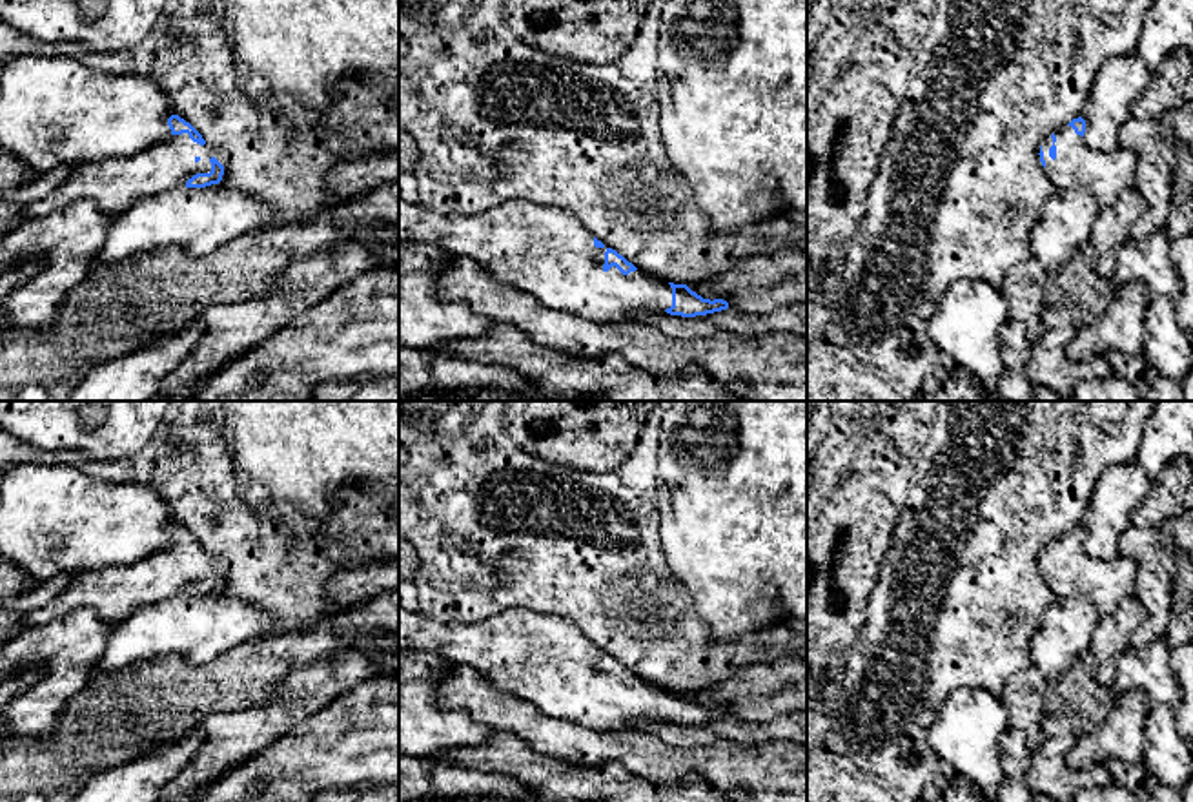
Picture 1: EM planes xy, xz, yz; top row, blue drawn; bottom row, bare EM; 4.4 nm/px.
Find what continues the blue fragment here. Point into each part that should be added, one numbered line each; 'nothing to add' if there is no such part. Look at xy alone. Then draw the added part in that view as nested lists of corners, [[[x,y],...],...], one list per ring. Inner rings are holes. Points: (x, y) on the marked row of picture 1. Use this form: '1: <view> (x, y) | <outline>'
1: xy (113, 185) | [[[182,133],[171,135],[168,140],[153,144],[135,155],[111,157],[98,162],[84,162],[73,166],[69,177],[47,197],[33,202],[27,208],[27,217],[46,217],[55,210],[66,208],[84,199],[95,202],[104,213],[113,217],[129,210],[138,200],[186,188],[186,182],[193,175],[211,171],[211,157],[213,153],[208,144],[200,146],[193,142],[188,133]]]

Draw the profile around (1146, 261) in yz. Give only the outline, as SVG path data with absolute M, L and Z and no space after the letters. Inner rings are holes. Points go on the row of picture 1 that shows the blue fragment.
M1166 228L1158 230L1151 239L1127 239L1118 250L1117 270L1109 279L1115 290L1138 281L1146 286L1149 301L1158 297L1177 301L1182 283L1168 255L1169 244L1171 237Z

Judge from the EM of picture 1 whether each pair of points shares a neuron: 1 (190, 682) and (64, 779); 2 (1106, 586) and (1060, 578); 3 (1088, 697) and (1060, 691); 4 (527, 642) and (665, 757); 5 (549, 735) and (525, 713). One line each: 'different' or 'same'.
1: same
2: same
3: same
4: different
5: same

